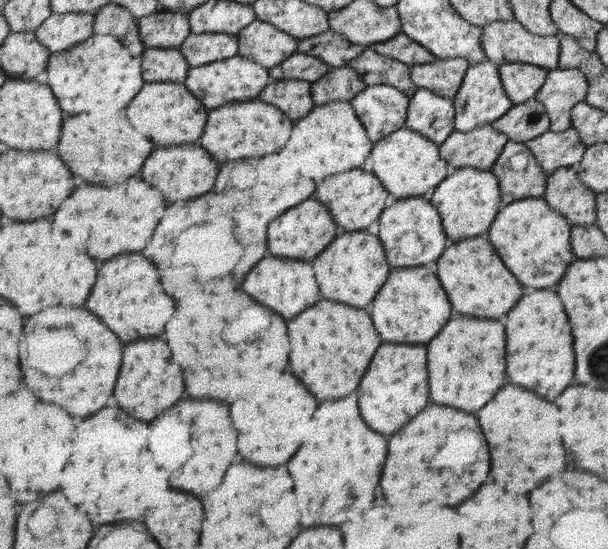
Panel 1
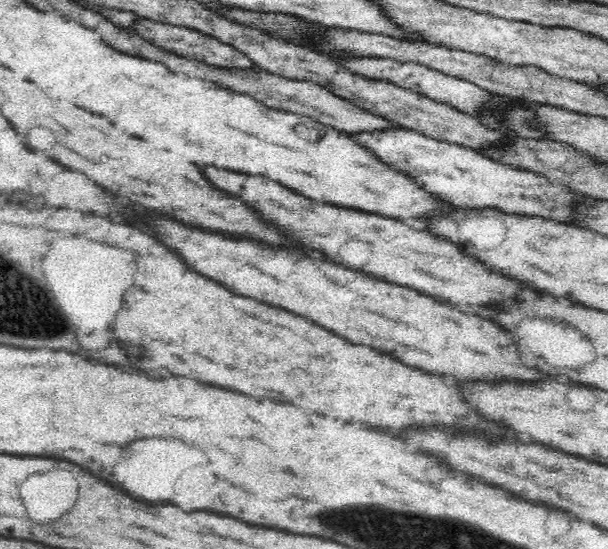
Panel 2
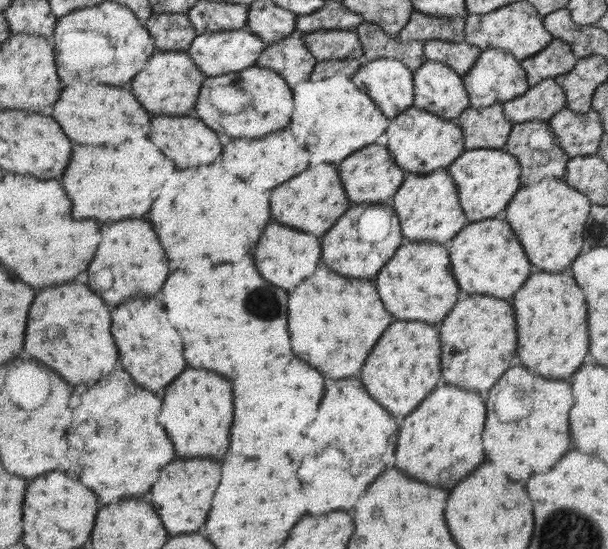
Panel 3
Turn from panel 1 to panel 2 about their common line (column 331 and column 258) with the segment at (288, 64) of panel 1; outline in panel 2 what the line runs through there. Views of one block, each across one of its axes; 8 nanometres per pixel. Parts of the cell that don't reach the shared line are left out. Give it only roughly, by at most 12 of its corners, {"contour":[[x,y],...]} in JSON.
{"contour":[[142,17],[135,32],[190,60],[260,70],[237,48],[194,29]]}

